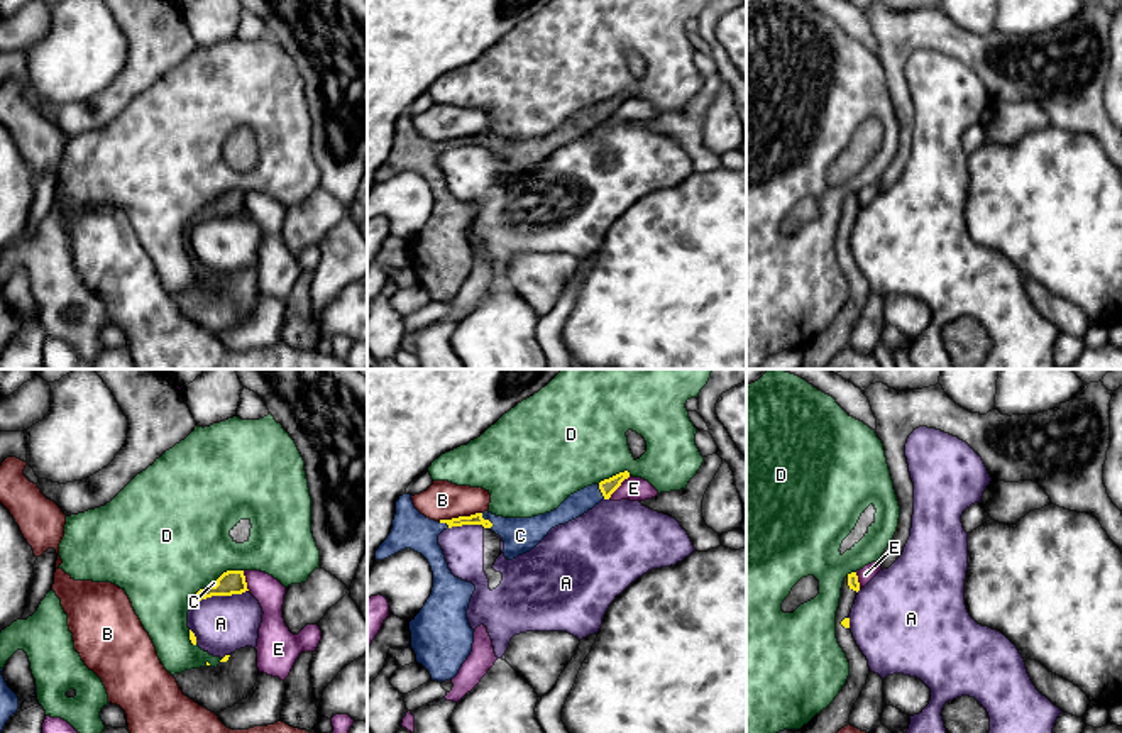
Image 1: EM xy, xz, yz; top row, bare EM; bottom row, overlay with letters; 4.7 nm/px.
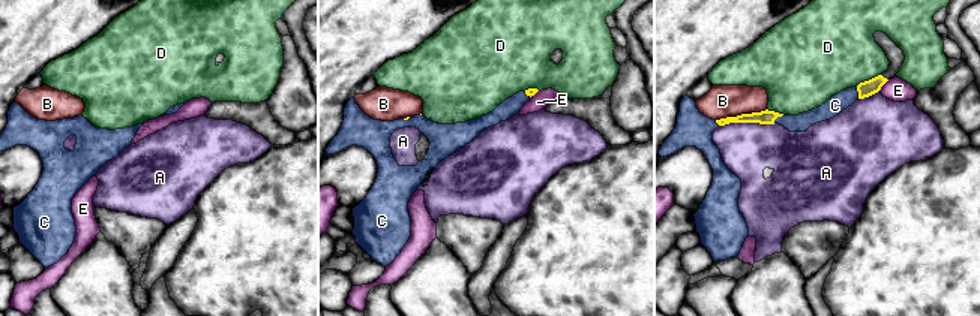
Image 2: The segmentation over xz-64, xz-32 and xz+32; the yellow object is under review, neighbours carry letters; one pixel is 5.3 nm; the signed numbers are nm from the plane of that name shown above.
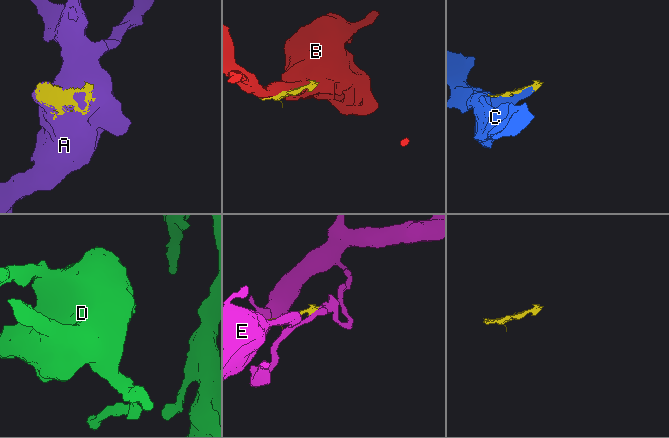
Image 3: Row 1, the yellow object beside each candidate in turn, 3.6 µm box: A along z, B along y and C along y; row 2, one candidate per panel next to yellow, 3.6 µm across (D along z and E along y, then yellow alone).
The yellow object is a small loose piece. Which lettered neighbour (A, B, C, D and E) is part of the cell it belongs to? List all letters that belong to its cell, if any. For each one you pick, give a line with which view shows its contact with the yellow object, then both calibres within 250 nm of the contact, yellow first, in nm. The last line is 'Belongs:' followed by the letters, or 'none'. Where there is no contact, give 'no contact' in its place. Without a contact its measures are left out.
C: xz | 50/170 nm
Belongs: C

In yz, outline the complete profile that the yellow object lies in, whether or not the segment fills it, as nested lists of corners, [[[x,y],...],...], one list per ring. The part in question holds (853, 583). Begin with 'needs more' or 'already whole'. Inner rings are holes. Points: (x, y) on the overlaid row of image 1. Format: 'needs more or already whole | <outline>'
needs more | [[[851,572],[843,581],[836,611],[836,638],[850,662],[850,675],[834,701],[800,728],[802,733],[838,733],[841,728],[848,726],[851,709],[866,684],[870,674],[868,660],[850,630],[850,613],[858,591],[858,576]]]

